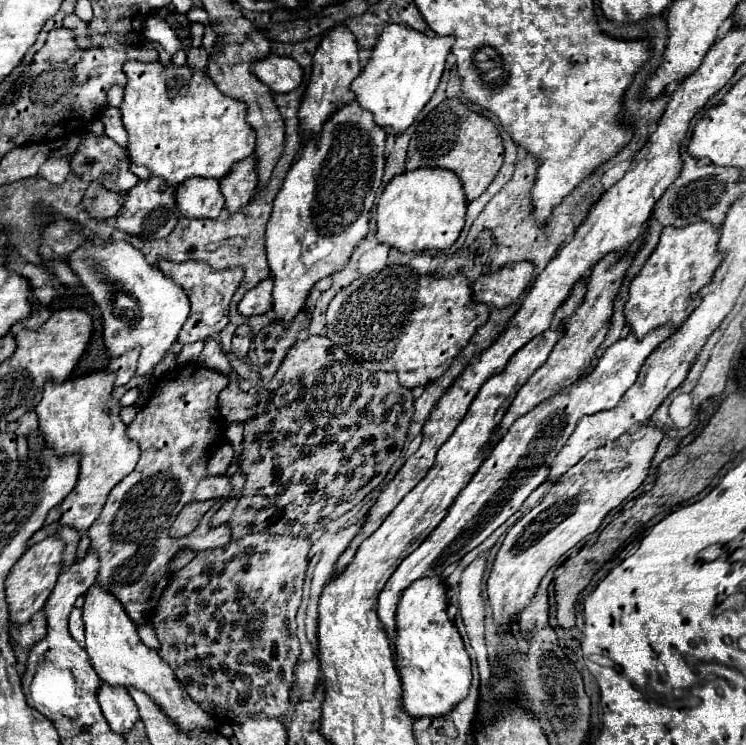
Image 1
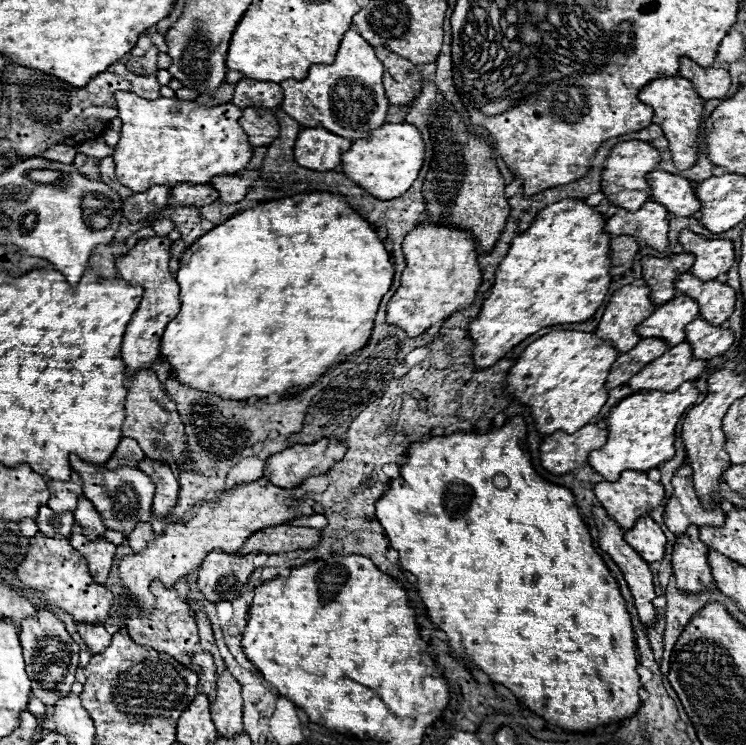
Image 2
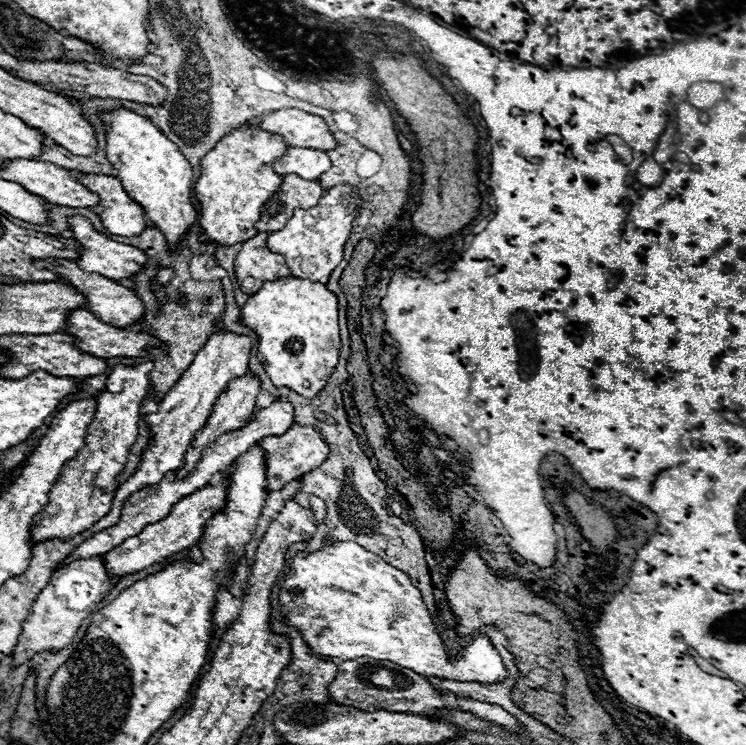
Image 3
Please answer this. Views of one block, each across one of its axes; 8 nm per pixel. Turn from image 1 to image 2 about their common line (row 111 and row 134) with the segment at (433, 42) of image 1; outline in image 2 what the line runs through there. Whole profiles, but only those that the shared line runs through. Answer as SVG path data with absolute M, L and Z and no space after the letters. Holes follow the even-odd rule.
M384 122L380 128L370 130L368 138L354 140L352 148L342 154L342 170L358 186L364 186L376 198L398 198L404 194L424 164L424 142L414 124Z

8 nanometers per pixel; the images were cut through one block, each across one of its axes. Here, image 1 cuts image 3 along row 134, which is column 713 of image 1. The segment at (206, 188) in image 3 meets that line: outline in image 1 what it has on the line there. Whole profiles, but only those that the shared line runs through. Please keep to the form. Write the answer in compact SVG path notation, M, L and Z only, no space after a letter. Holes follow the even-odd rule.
M706 220L684 228L666 226L662 230L656 250L630 282L630 294L624 310L628 316L628 326L636 336L646 336L648 330L668 322L680 326L692 314L692 308L700 304L698 292L712 282L716 268L724 260L724 254L718 250L718 240L720 228L712 228Z

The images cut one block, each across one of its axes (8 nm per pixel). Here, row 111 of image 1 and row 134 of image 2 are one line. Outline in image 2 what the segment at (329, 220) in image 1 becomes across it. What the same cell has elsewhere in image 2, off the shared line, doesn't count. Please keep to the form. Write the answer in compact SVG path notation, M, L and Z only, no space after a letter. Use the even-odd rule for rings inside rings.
M348 30L342 38L340 50L336 54L334 64L312 64L308 70L308 76L304 80L284 80L280 82L282 92L284 92L284 102L282 102L282 110L294 118L298 124L302 124L304 128L326 128L338 136L344 138L364 138L368 136L368 130L382 126L386 120L386 112L388 112L388 100L384 96L384 88L382 88L382 74L384 74L384 66L382 62L376 58L374 48L356 32L356 30ZM304 100L310 100L310 106L304 106Z

